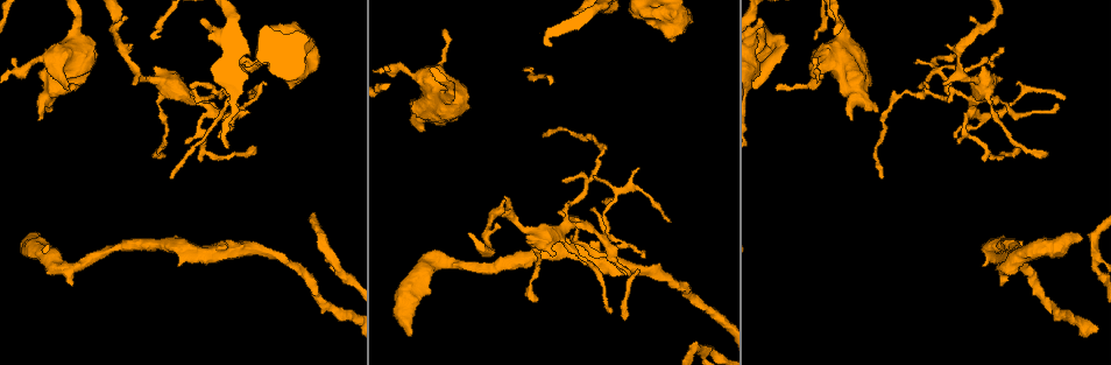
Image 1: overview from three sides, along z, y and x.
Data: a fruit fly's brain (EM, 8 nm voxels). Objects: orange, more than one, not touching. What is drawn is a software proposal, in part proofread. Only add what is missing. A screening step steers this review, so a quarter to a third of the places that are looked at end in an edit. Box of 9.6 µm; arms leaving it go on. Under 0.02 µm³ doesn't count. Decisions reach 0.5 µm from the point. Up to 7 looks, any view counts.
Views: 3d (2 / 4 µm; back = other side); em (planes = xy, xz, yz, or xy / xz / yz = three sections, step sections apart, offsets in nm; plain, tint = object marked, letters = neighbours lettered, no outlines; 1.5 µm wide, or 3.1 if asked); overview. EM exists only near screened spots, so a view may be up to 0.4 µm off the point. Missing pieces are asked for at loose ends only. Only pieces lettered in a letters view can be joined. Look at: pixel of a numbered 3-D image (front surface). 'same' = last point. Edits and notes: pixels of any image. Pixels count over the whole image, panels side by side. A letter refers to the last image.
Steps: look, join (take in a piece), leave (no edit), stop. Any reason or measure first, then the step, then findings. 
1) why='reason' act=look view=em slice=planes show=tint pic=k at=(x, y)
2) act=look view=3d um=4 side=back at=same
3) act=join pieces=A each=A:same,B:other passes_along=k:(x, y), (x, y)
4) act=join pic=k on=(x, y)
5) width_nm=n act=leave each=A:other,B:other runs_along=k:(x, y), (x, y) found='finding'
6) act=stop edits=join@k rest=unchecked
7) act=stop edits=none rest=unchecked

why='thin end' act=look view=em slice=xz step=8 show=tint pic=1 at=(969, 17)

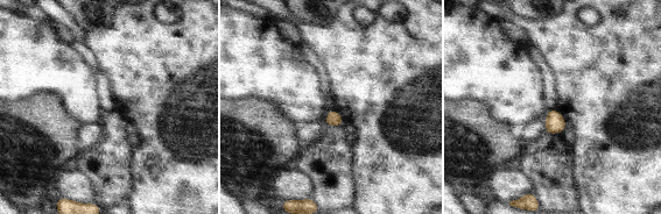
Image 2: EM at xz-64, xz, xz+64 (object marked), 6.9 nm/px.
act=look view=em slice=planes show=tint at=same

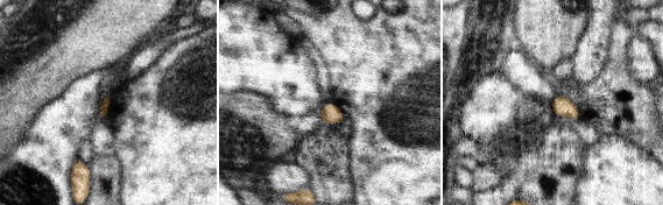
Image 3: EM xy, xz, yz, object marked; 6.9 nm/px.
act=look view=em slice=planes show=letters at=same

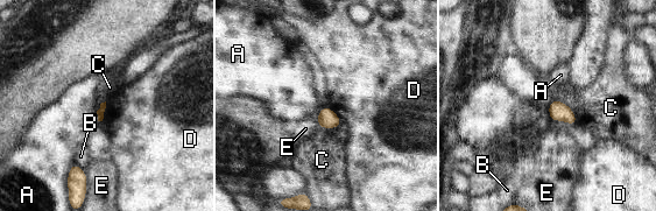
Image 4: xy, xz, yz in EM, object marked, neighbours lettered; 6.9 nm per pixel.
longest_contact=C:220nm act=leave each=A:other,B:other,C:other,D:other,E:other border=4:(325, 105), (338, 117), (341, 124) found='none of them fits'

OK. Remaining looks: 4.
why='free end' act=look view=em slice=planes show=letters pic=1 at=(1057, 104)

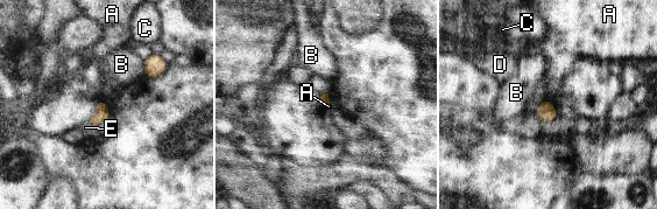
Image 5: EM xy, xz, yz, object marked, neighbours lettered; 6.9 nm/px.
act=leave each=A:other,B:other,C:other,D:other,E:other found='no lettered piece goes on from it'

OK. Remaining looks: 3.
act=look view=em slice=planes show=tint pic=1 at=(776, 88)

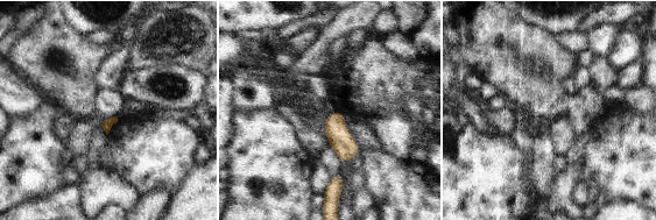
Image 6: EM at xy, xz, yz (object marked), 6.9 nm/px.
why='see the neighbours' act=look view=em slice=planes show=letters at=same

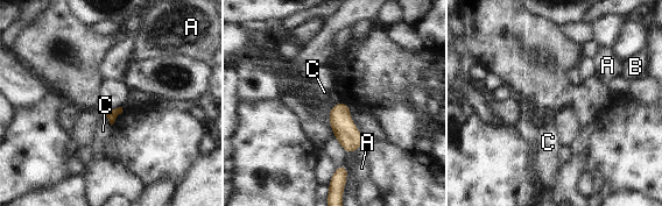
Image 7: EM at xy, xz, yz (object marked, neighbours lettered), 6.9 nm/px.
act=leave each=A:other,B:other,C:other border=7:(106, 115), (111, 125) found='none of them fits'

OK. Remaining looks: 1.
act=stop edits=none rest=unchecked

